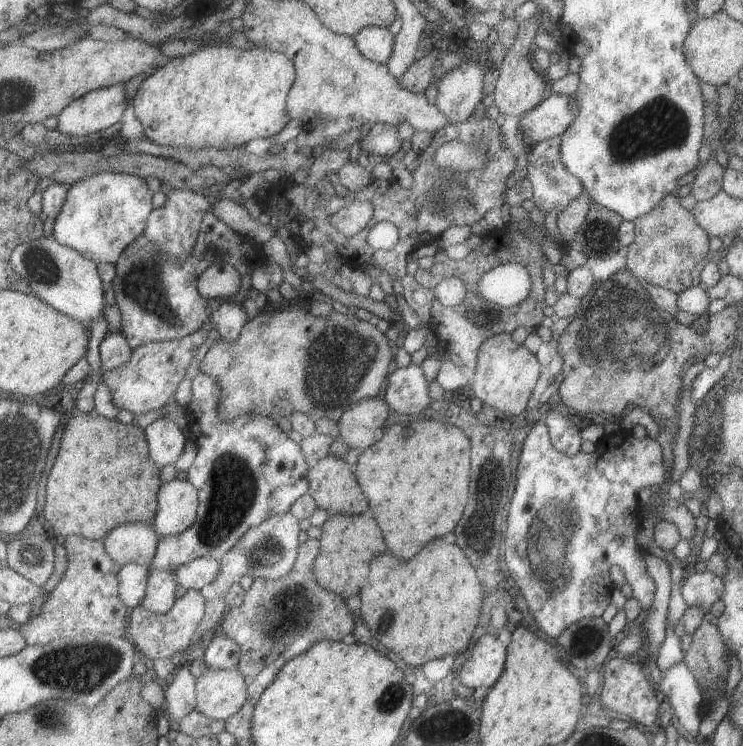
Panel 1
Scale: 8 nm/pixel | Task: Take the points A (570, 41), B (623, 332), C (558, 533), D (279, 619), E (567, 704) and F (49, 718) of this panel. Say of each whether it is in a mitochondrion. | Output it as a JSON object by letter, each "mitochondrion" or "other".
{"A":"other","B":"mitochondrion","C":"mitochondrion","D":"mitochondrion","E":"other","F":"mitochondrion"}

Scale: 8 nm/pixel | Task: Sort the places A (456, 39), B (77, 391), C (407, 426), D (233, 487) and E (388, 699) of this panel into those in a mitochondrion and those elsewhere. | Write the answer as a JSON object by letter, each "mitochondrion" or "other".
{"A":"other","B":"other","C":"other","D":"mitochondrion","E":"mitochondrion"}

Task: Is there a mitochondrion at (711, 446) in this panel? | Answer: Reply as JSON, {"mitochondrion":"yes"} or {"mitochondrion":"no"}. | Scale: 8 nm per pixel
{"mitochondrion":"no"}

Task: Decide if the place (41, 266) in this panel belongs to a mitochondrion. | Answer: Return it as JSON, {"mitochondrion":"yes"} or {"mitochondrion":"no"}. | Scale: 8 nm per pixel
{"mitochondrion":"yes"}

